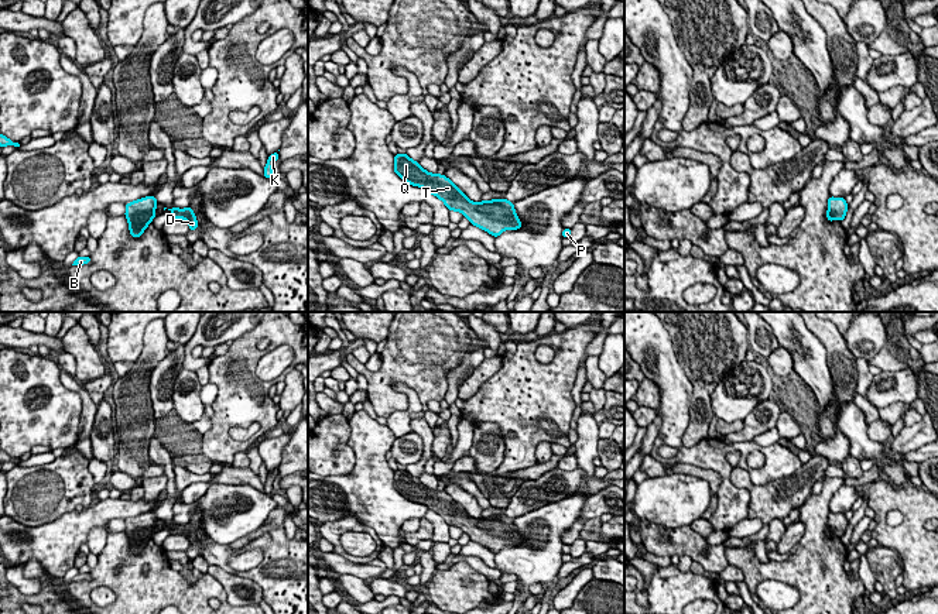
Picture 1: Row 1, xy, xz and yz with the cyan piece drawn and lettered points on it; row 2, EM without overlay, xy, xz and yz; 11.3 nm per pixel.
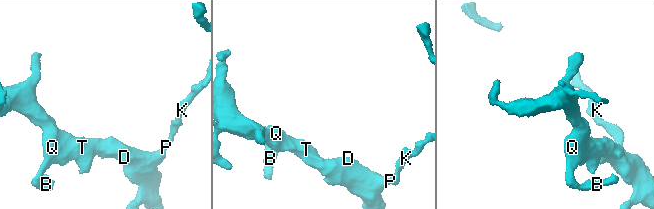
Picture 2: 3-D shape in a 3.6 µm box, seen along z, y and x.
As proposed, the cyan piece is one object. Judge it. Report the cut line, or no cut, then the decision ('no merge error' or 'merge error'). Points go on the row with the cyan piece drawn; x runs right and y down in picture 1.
cut none; no merge error

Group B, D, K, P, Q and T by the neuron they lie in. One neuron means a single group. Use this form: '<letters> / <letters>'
B D K P Q T

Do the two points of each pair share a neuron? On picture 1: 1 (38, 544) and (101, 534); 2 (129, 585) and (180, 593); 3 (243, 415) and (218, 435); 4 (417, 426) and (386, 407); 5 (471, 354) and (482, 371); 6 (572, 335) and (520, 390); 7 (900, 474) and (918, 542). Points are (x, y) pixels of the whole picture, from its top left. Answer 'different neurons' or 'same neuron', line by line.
1: different neurons
2: same neuron
3: same neuron
4: different neurons
5: different neurons
6: same neuron
7: different neurons

